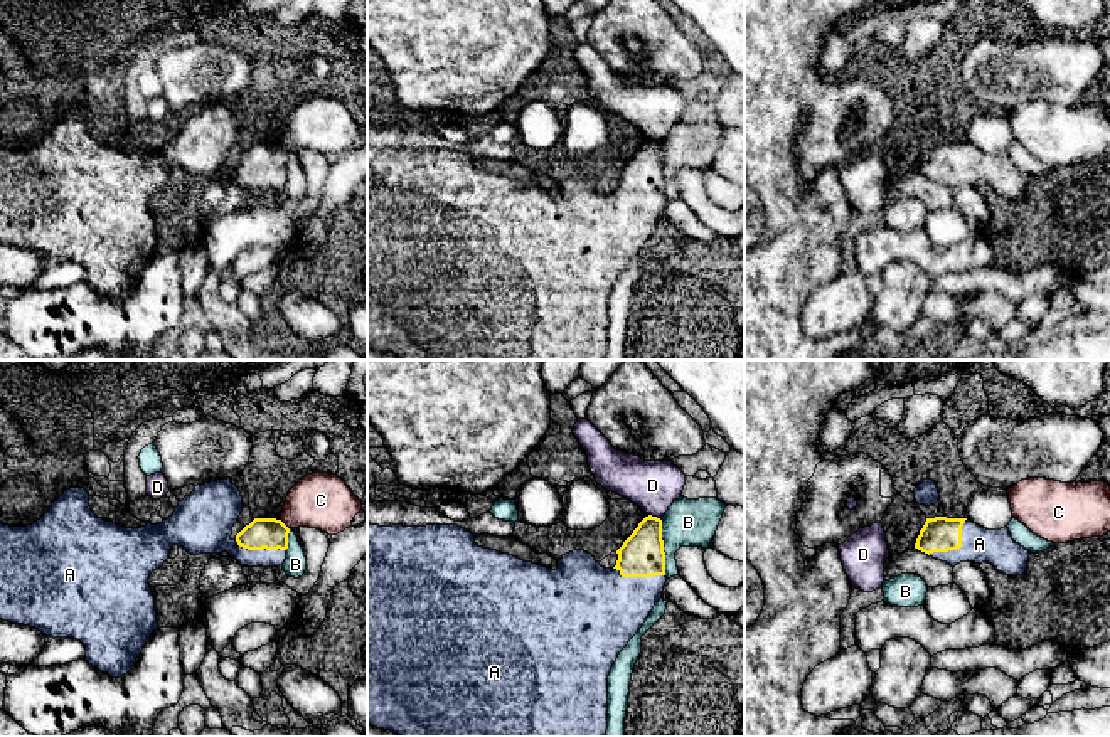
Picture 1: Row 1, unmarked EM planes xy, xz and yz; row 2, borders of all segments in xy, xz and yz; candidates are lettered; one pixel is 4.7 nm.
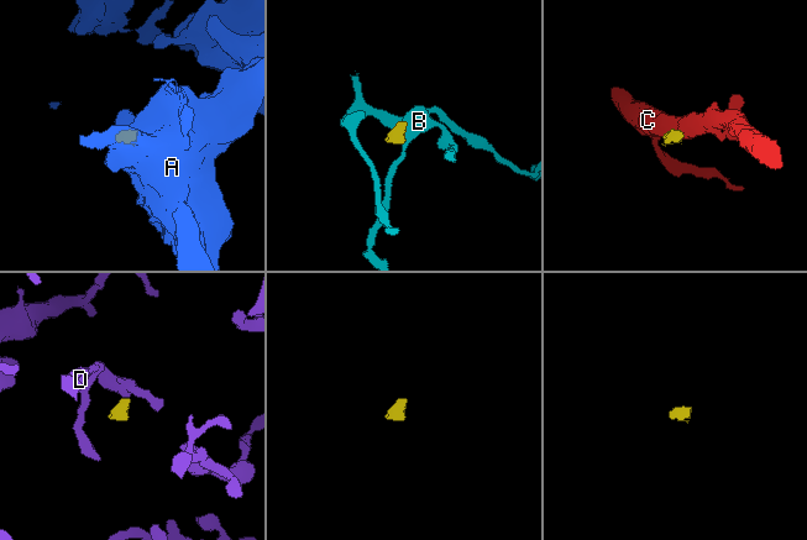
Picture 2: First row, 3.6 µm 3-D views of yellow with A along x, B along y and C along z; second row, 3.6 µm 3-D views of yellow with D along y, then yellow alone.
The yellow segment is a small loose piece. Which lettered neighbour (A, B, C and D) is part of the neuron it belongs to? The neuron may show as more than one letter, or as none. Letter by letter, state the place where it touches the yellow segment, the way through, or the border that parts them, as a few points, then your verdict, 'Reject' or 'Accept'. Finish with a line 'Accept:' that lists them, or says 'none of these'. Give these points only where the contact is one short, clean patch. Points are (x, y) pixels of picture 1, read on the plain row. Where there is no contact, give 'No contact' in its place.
A: Touches yellow at yz (957, 170). Path across: yz (940, 157), (957, 170), (979, 167). Accept
B: Touches yellow at xz (662, 170). Boundary: xz (659, 142), (666, 197). Reject
C: Touches yellow at xy (283, 147). Boundary: xy (280, 142), (288, 152). Reject
D: Touches yellow at xz (654, 140). Boundary: xz (649, 137), (659, 142). Reject
Accept: A

